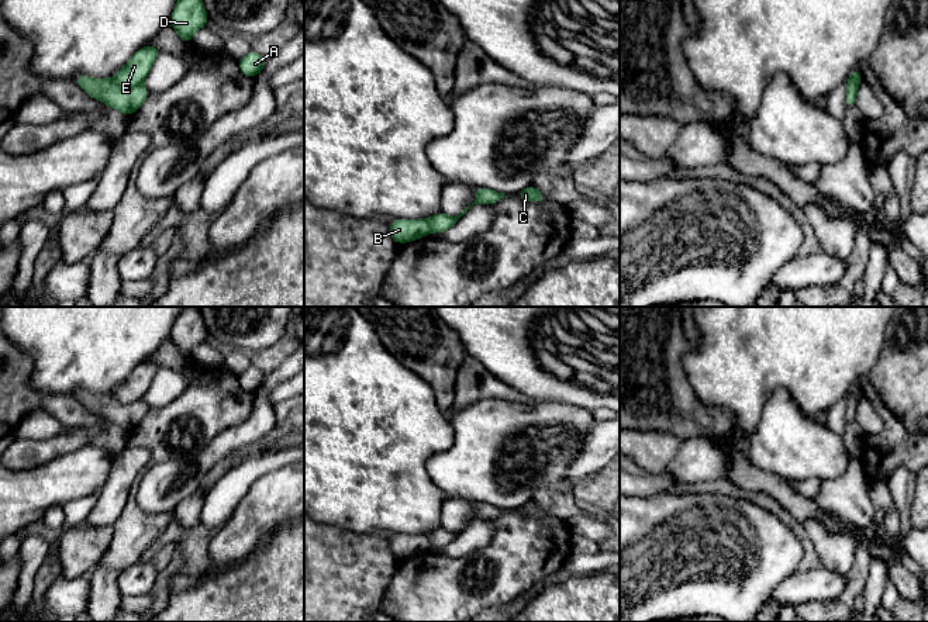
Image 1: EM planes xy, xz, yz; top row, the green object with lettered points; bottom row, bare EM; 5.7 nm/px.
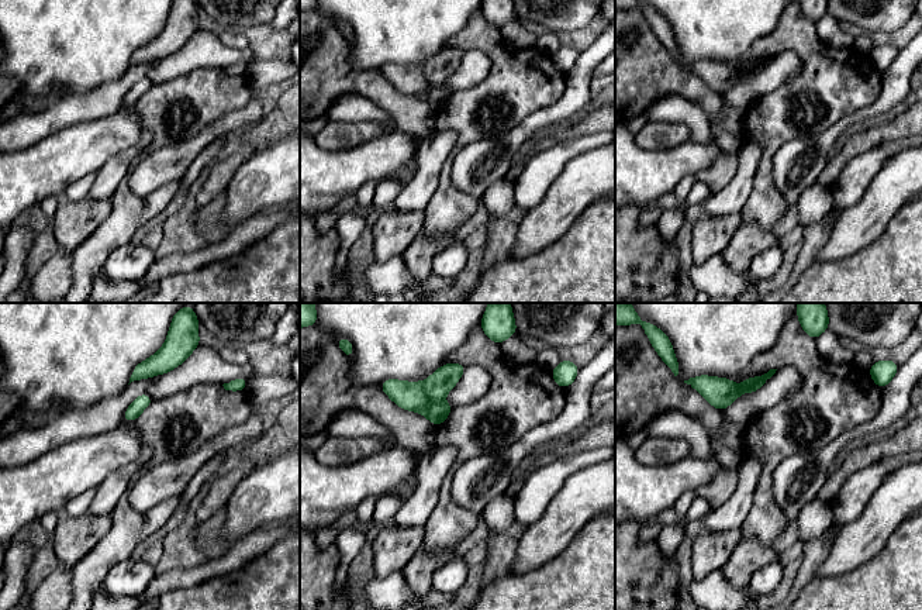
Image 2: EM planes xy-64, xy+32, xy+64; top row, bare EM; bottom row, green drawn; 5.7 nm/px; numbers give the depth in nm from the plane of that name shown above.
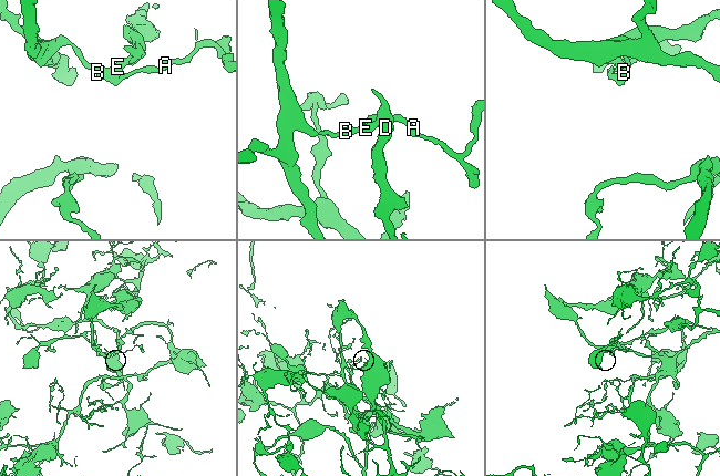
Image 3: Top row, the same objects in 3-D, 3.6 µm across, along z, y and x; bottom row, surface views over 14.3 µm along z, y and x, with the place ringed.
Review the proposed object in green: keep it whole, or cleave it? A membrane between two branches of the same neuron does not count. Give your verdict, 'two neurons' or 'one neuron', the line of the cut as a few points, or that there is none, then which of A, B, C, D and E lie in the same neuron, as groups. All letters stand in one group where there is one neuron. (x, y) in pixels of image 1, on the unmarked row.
one neuron; cut none; groups A B C D E

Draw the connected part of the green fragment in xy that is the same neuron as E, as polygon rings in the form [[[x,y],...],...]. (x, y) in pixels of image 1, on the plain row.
[[[146,360],[137,366],[113,394],[107,393],[96,395],[79,390],[75,397],[90,412],[114,422],[125,431],[132,431],[151,410],[141,397],[146,393],[159,369],[162,369],[162,366]]]

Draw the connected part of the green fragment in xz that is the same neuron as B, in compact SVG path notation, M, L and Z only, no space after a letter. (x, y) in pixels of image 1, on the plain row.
M476 502L476 515L470 518L458 532L449 532L438 528L427 535L393 535L390 539L390 550L396 559L410 557L432 547L445 547L452 543L456 536L473 519L494 519L504 512L506 508L499 508L491 504Z

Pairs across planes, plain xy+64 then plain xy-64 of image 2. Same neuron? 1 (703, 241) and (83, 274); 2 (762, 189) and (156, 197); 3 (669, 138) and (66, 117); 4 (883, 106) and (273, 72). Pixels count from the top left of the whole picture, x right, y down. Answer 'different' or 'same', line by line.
1: different
2: same
3: same
4: different

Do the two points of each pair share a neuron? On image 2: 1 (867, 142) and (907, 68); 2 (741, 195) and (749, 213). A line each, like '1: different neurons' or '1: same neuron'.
1: different neurons
2: different neurons

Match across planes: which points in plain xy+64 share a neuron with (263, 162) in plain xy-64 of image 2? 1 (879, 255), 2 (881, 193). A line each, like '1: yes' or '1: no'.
1: no
2: yes

